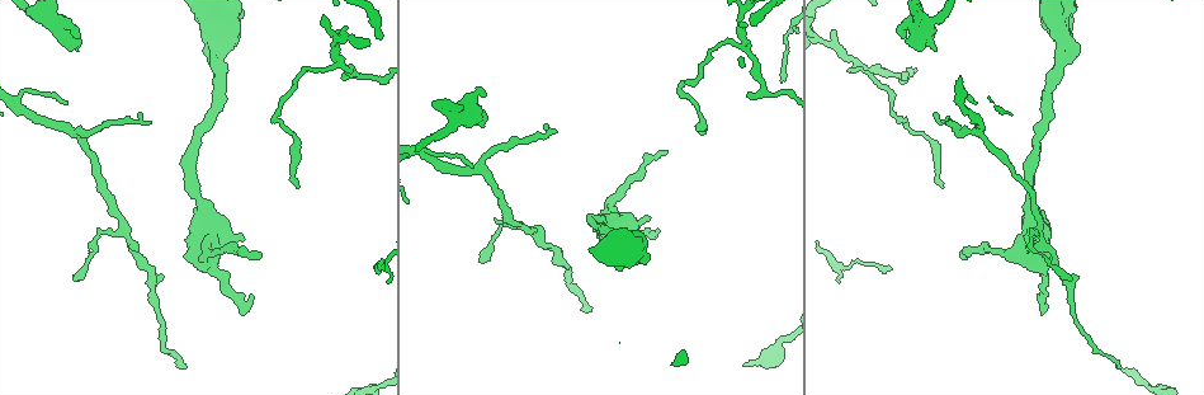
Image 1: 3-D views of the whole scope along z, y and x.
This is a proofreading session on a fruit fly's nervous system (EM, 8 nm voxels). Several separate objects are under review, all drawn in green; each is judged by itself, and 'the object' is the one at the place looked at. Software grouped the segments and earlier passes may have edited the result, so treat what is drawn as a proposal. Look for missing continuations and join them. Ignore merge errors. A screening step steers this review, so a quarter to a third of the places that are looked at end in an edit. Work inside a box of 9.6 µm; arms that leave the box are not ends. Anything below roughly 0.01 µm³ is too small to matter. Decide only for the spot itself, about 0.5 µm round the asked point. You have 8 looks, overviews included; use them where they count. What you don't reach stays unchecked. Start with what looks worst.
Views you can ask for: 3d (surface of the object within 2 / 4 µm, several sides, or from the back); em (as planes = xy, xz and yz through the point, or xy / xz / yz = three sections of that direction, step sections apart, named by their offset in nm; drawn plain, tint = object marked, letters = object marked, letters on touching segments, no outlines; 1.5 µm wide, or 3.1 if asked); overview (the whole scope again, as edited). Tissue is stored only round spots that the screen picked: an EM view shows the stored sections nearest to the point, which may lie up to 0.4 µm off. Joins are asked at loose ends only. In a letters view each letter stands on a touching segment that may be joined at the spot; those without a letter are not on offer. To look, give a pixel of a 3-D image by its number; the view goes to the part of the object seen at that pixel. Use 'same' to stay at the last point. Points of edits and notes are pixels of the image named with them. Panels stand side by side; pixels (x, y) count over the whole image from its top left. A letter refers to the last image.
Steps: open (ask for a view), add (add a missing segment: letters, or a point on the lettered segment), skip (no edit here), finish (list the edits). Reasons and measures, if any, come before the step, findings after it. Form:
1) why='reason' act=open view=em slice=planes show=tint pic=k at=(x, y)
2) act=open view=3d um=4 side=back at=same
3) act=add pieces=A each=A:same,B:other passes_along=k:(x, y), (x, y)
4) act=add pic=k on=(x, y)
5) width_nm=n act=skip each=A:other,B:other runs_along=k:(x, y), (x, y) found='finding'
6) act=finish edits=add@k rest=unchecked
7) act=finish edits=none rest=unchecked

why='free end' act=open view=3d um=2 pic=1 at=(650, 220)

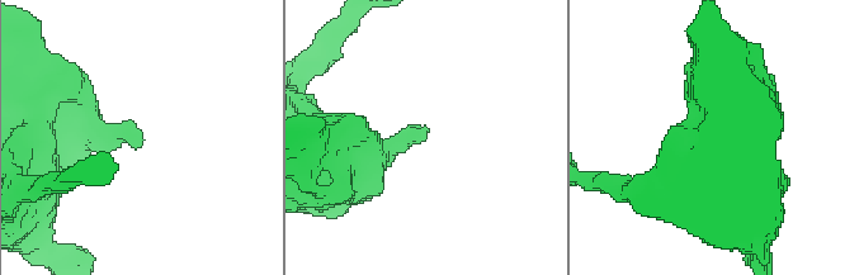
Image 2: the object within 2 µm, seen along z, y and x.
act=open view=em slice=planes show=letters pic=2 at=(141, 143)

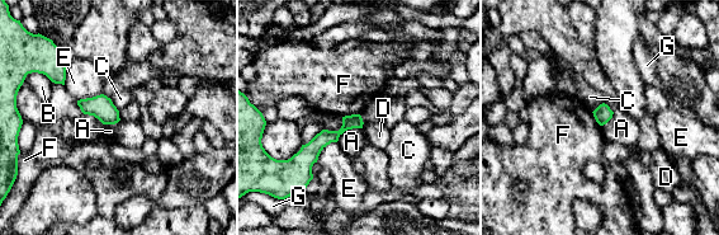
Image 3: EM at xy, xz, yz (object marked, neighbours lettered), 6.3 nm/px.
act=skip each=A:other,B:other,C:other,D:other,E:other,F:other,G:other border=3:(118, 111), (121, 120) found='no lettered segment goes on from it'

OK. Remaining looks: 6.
why='branch stops here' act=open view=em slice=planes show=tint pic=1 at=(905, 37)

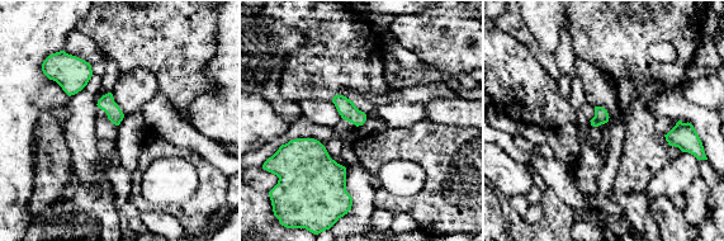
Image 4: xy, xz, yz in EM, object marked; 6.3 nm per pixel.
act=open view=em slice=planes show=letters at=same

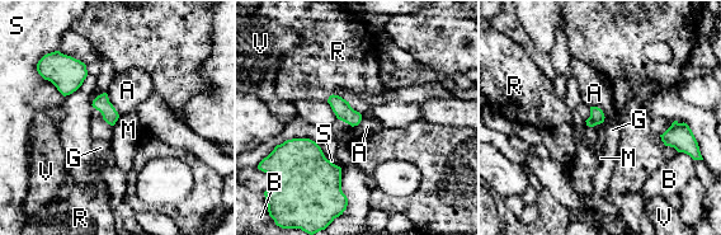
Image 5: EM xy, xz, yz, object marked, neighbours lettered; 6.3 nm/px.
longest_contact=S:220nm act=skip each=A:other,B:other,G:other,M:other,R:other,S:other,V:other found='none of them fits'

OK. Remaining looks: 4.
why='an open end' act=open view=3d um=2 pic=1 at=(260, 258)

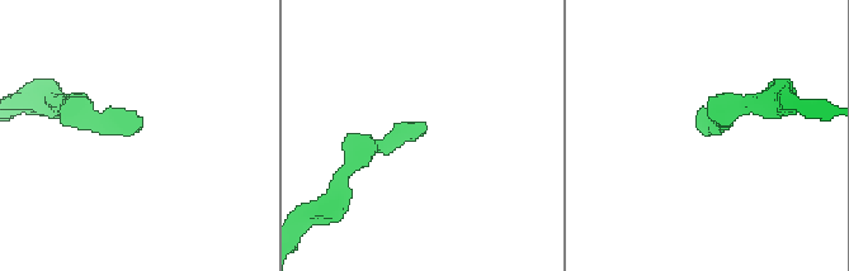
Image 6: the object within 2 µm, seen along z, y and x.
why='now the EM' act=open view=em slice=yz step=4 show=letters pic=6 at=(695, 122)

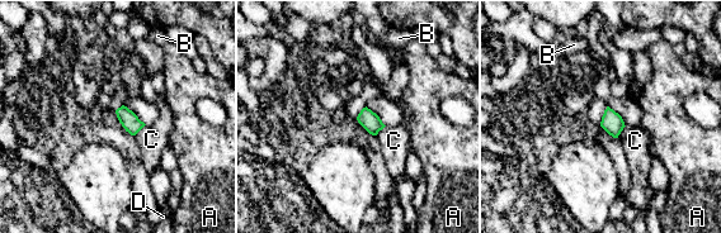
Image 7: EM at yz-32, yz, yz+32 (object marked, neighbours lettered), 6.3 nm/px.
why='another direction' act=open view=em slice=planes show=letters at=same

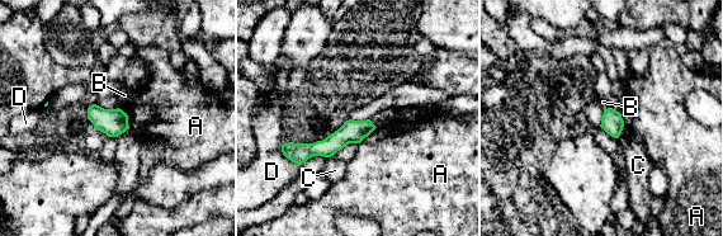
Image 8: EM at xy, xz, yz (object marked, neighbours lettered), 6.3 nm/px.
act=skip each=A:other,B:other,C:other,D:other border=8:(118, 107), (127, 113) found='none of them fits'

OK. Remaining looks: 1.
act=finish edits=none rest=unchecked

